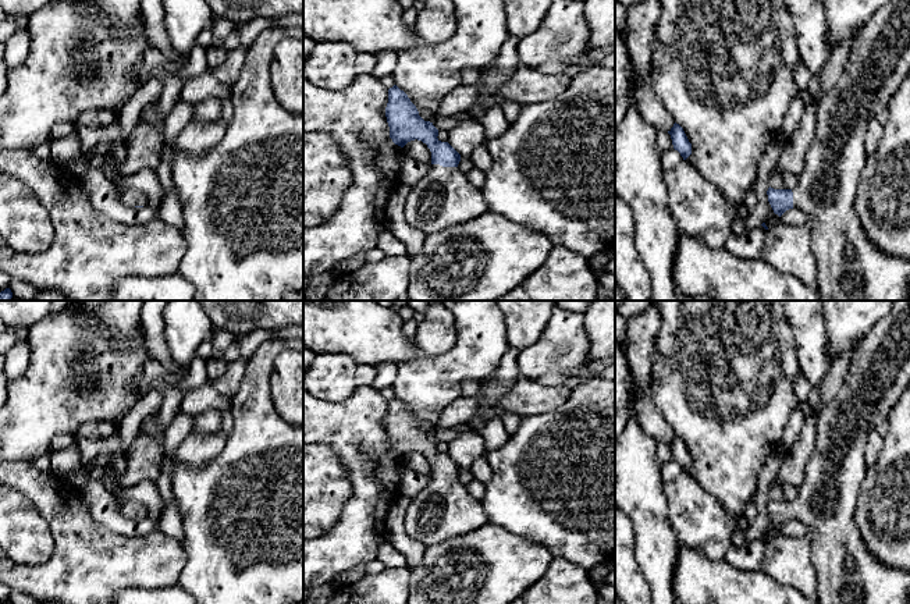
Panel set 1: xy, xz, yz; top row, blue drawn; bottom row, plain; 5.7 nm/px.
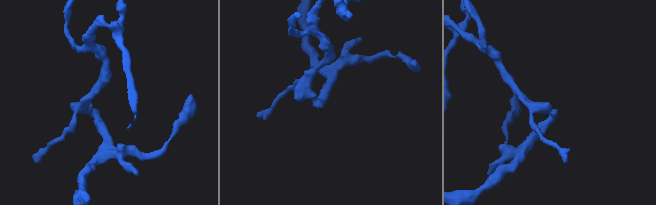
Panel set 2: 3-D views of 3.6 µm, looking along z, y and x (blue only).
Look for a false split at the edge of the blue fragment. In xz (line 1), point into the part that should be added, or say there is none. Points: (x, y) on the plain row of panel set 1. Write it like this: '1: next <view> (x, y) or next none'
1: next xz (444, 510)

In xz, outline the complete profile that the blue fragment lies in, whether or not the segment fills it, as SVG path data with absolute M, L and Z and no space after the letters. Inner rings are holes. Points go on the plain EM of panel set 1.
M397 397L388 401L385 429L395 456L404 459L417 451L431 463L430 484L412 498L405 514L404 526L410 539L430 547L490 523L481 502L458 482L461 466L437 450L438 441L419 427Z

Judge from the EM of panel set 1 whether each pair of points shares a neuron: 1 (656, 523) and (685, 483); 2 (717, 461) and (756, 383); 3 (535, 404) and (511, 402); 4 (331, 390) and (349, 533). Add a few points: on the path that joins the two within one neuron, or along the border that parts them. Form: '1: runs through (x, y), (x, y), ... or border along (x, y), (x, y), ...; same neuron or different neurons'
1: border along (663, 483), (668, 522), (675, 540); different neurons
2: runs through (729, 441), (731, 408), (736, 402); same neuron
3: runs through (529, 402), (516, 402); same neuron
4: border along (358, 387), (342, 401), (322, 401), (317, 398); different neurons

